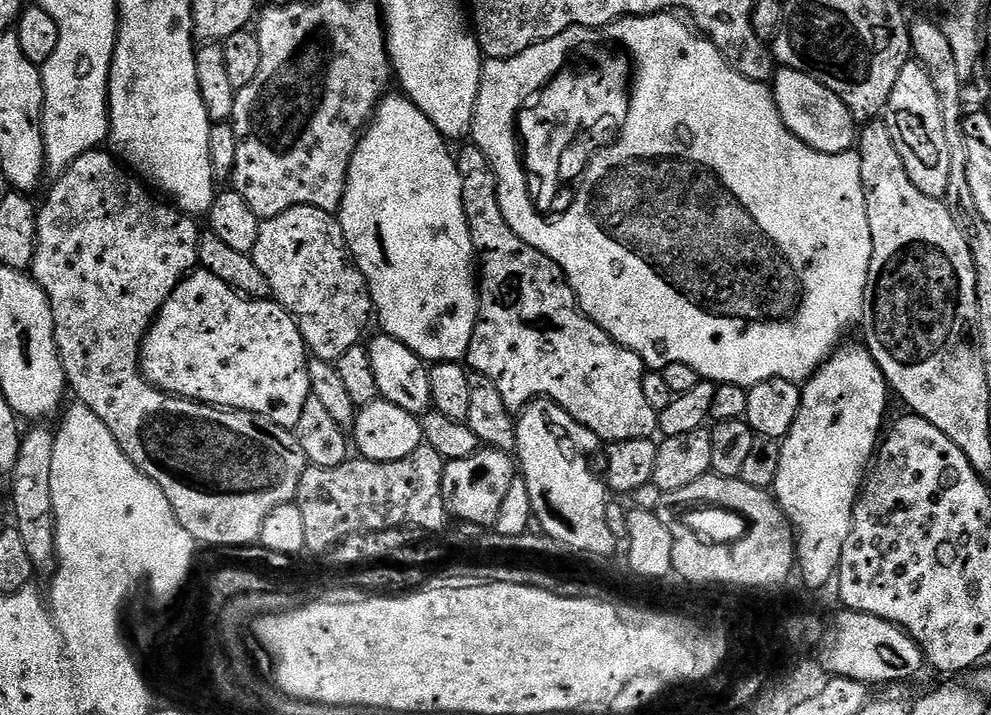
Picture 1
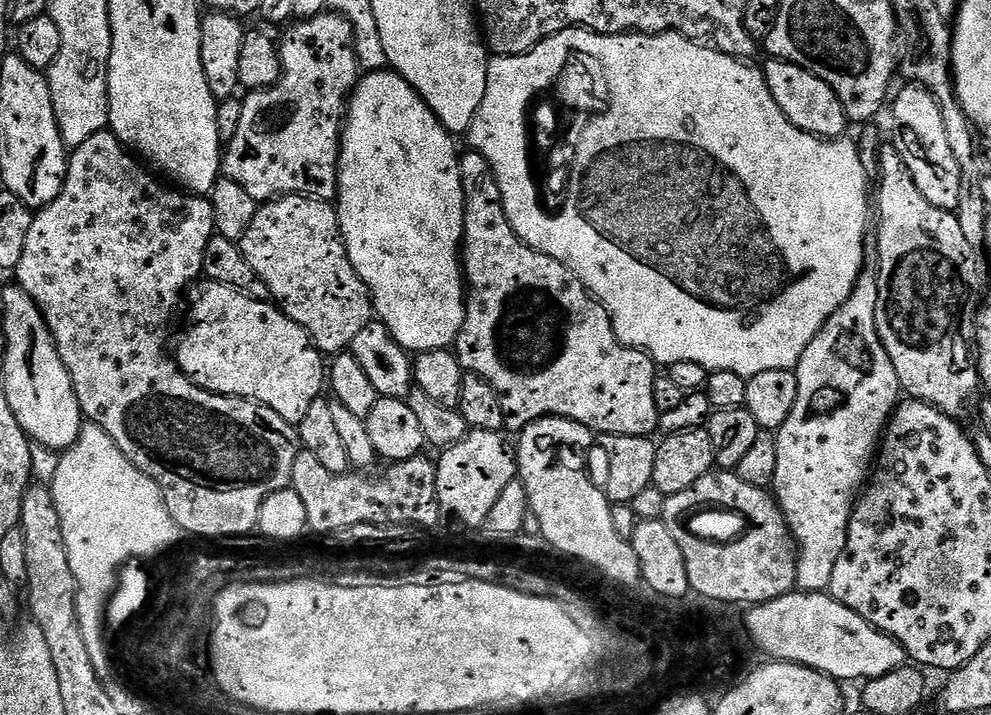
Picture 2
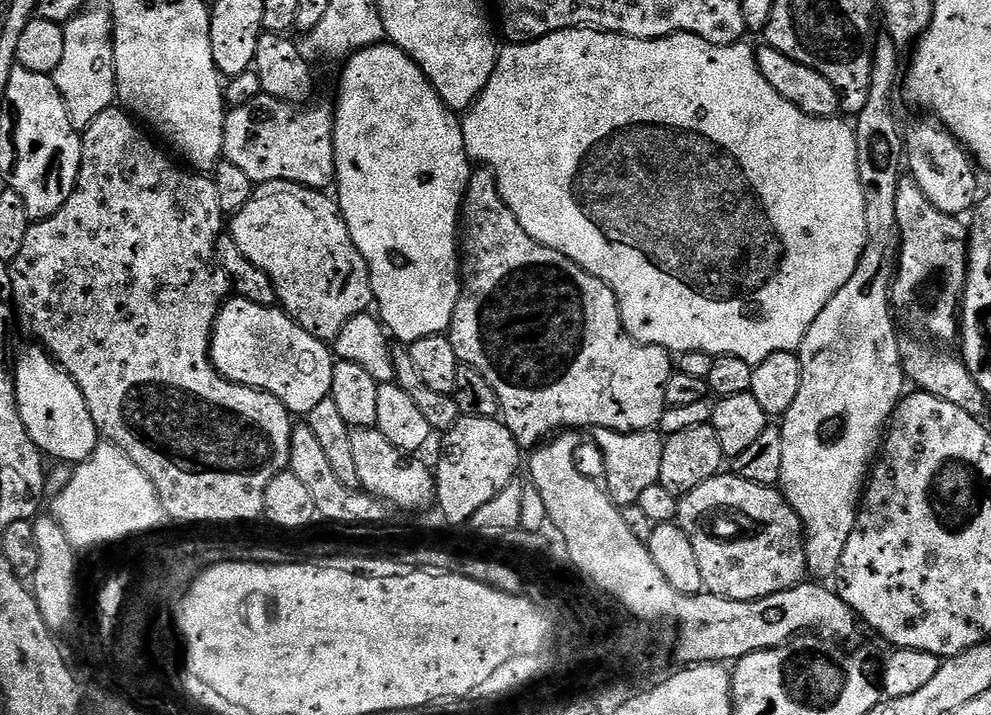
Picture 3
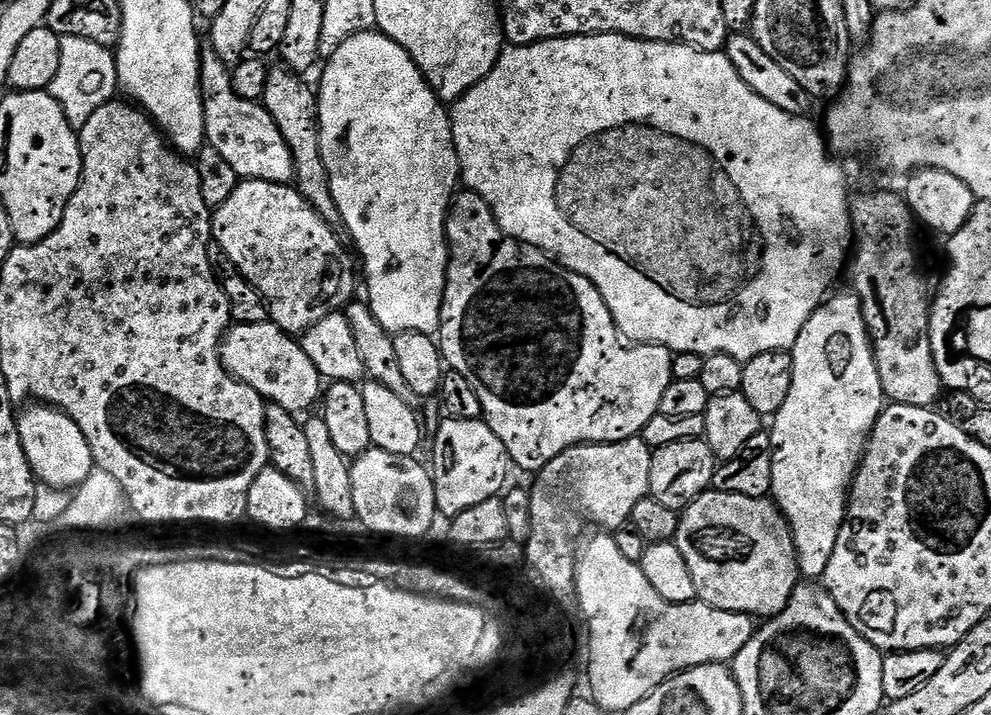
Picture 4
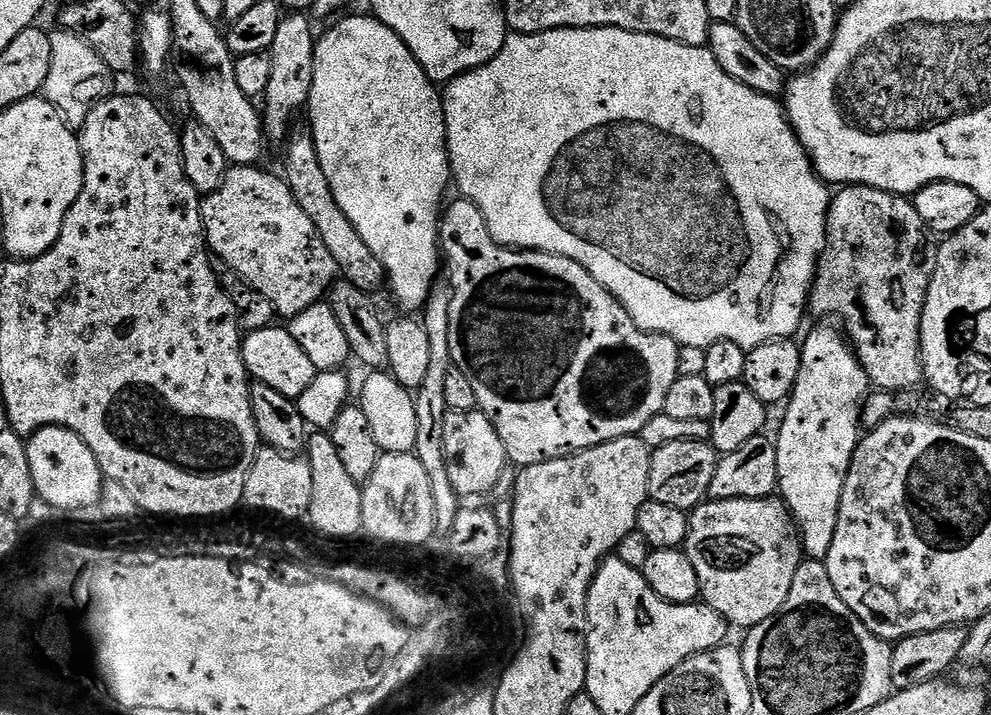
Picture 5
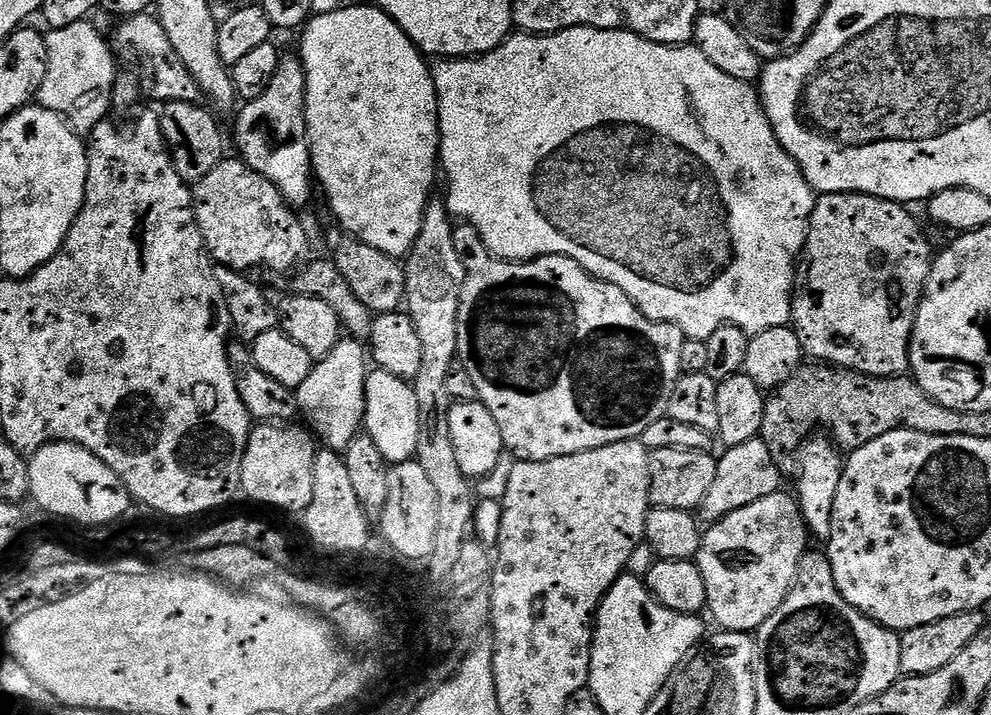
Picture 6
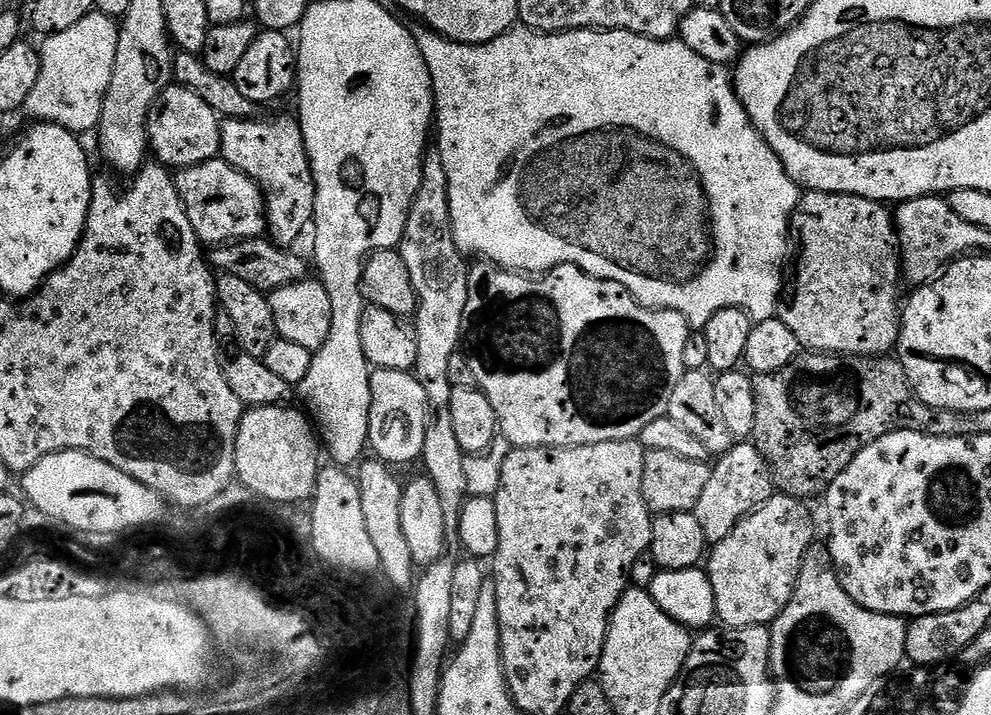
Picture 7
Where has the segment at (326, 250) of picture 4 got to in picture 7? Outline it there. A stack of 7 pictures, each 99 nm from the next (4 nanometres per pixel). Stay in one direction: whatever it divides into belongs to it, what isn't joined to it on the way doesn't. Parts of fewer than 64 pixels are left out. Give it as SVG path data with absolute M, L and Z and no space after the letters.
M223 158L207 160L189 168L179 169L175 173L176 189L186 206L186 214L190 218L190 226L194 226L194 234L204 246L227 246L237 240L255 240L265 235L268 227L268 214L265 211L266 196L255 180L242 170L236 169Z

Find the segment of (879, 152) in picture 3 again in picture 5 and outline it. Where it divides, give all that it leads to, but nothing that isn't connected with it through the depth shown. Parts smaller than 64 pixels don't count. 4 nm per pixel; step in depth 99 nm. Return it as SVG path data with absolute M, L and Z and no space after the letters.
M831 323L821 324L824 325L814 329L802 340L802 366L798 370L798 382L783 409L784 421L780 424L780 433L775 433L774 439L778 454L778 492L784 505L792 511L796 527L800 529L803 555L809 560L824 561L828 557L830 542L834 542L834 530L838 526L842 486L856 453L856 445L862 439L862 409L870 395L870 381L845 333L839 327L831 328L828 325Z

